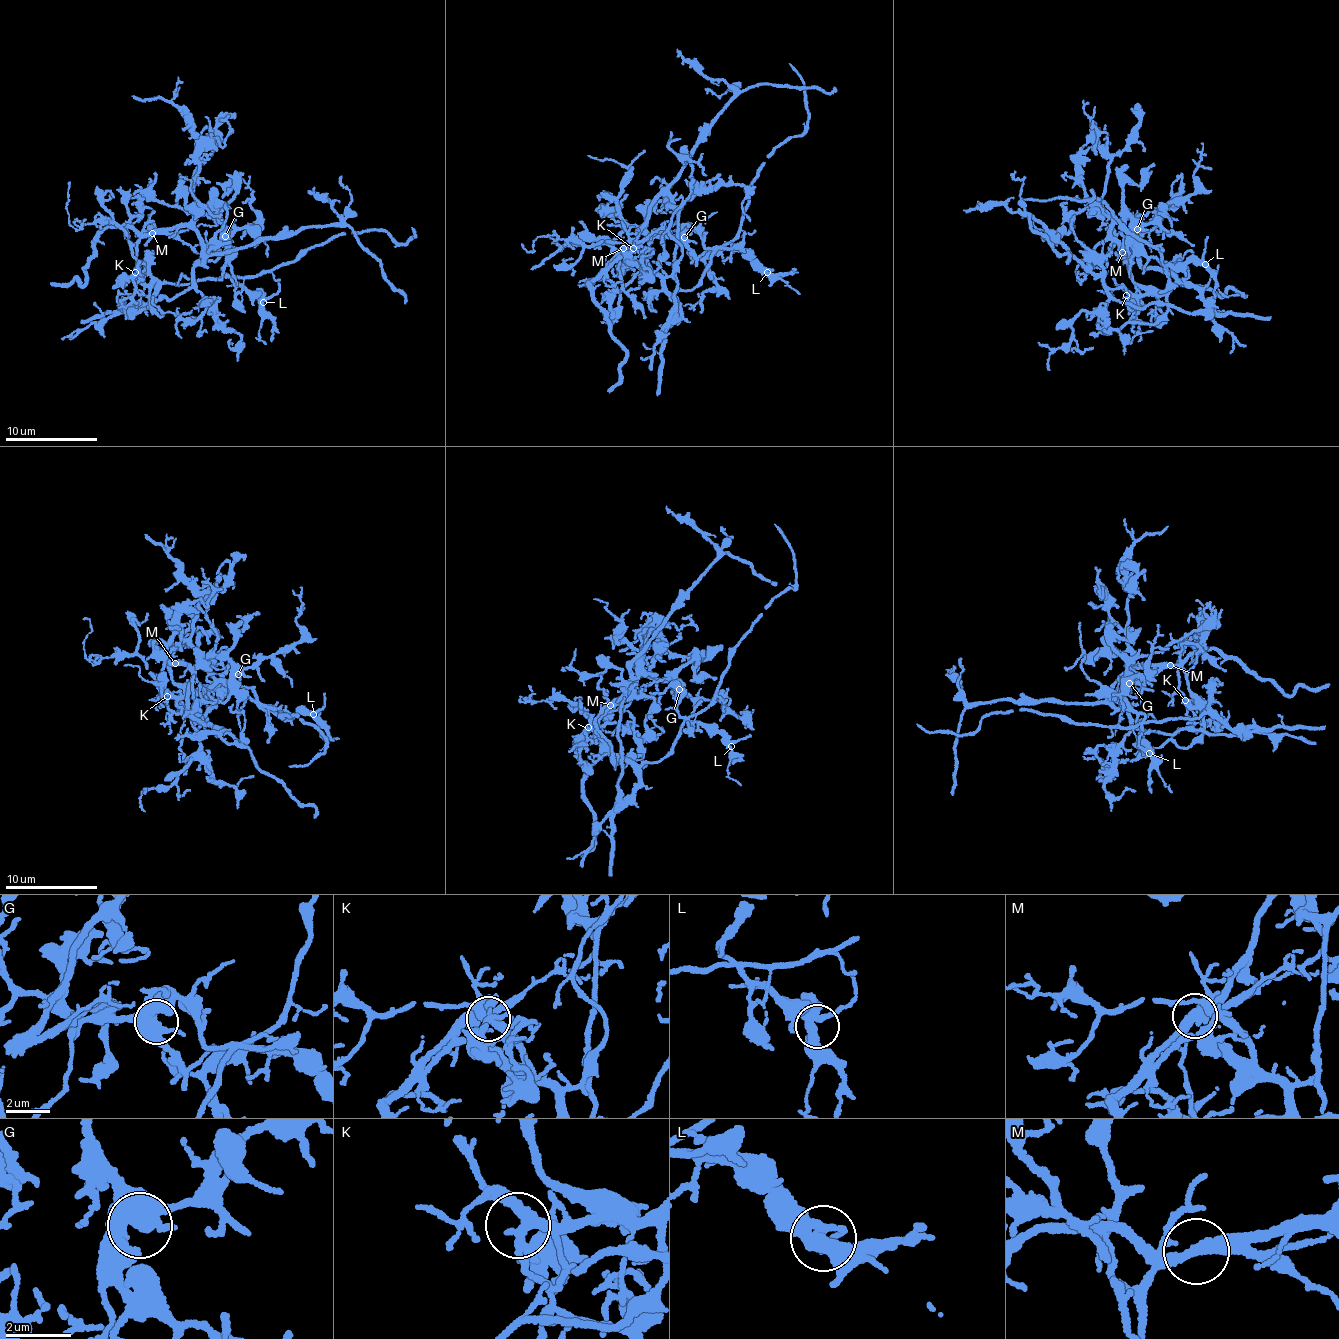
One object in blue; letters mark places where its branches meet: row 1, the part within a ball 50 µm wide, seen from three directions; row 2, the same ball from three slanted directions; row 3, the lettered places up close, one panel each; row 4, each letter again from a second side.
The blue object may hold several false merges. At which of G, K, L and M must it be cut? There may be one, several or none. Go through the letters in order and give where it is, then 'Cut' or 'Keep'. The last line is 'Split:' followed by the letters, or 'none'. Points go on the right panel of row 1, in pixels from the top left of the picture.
G: Place: (1137, 229). Keep
K: Place: (1126, 295). Keep
L: Place: (1205, 264). Keep
M: Place: (1122, 252). Cut
Split: M

